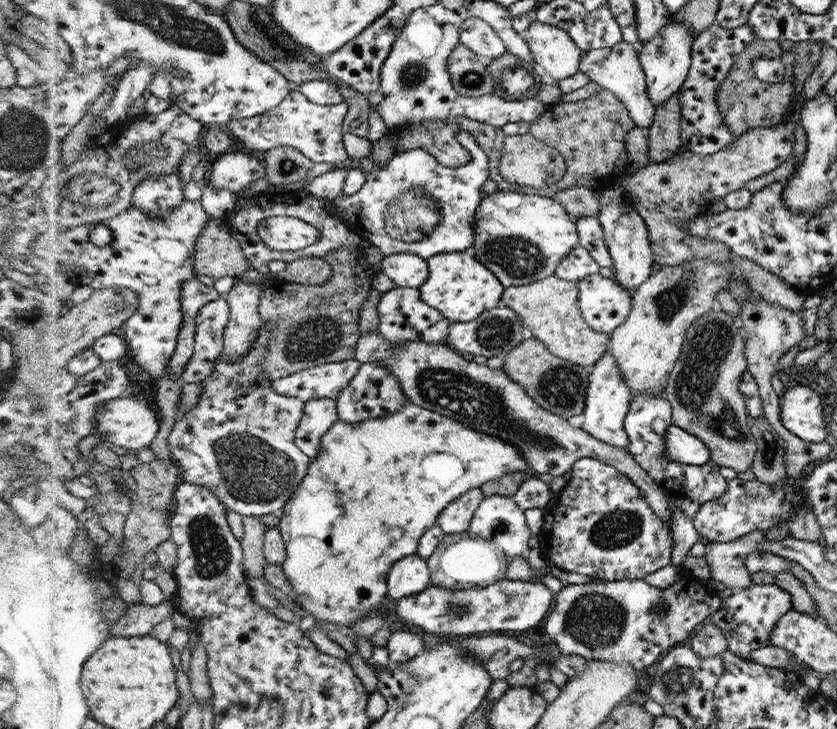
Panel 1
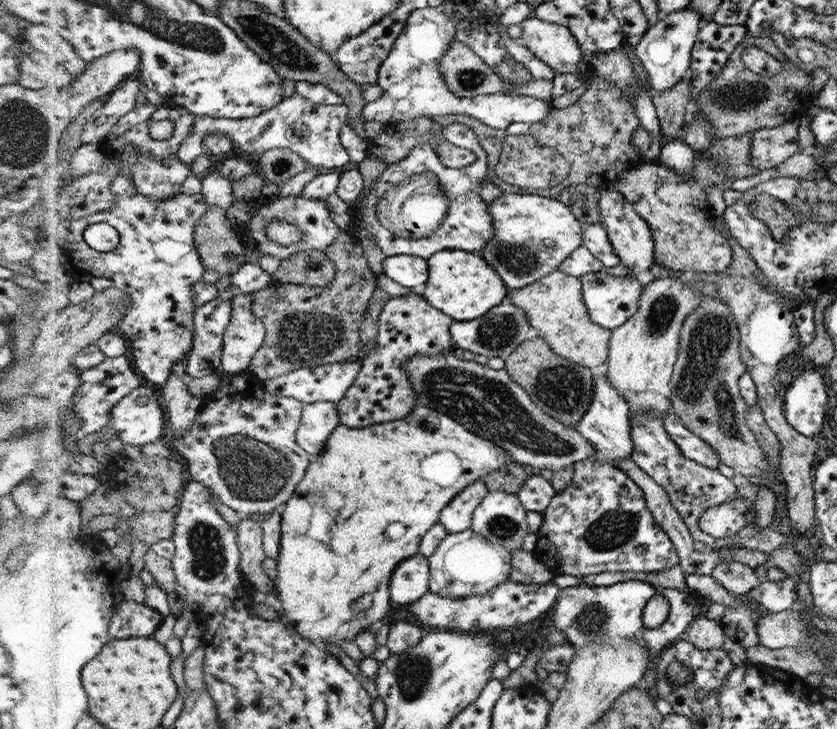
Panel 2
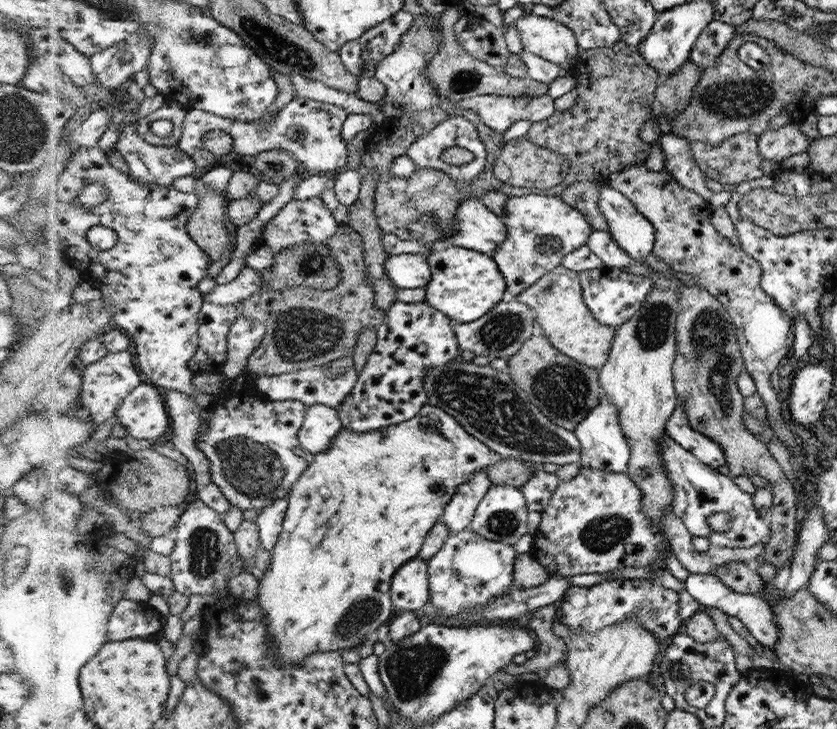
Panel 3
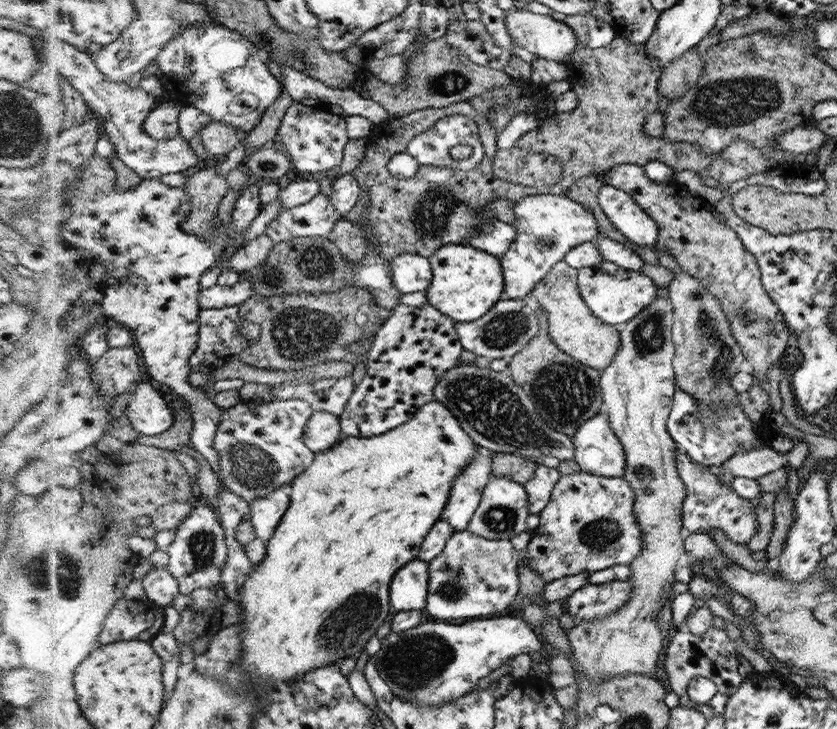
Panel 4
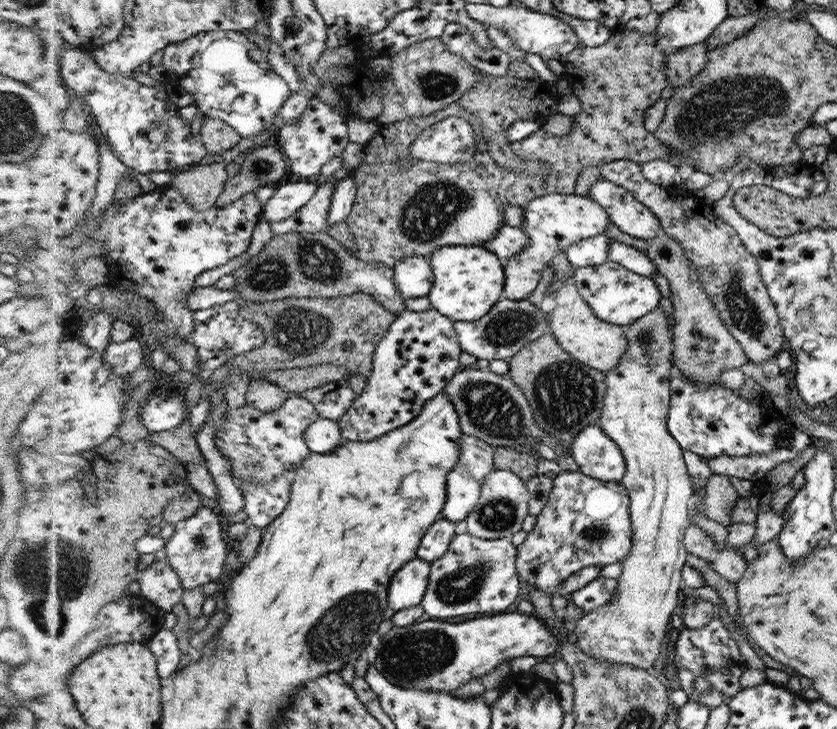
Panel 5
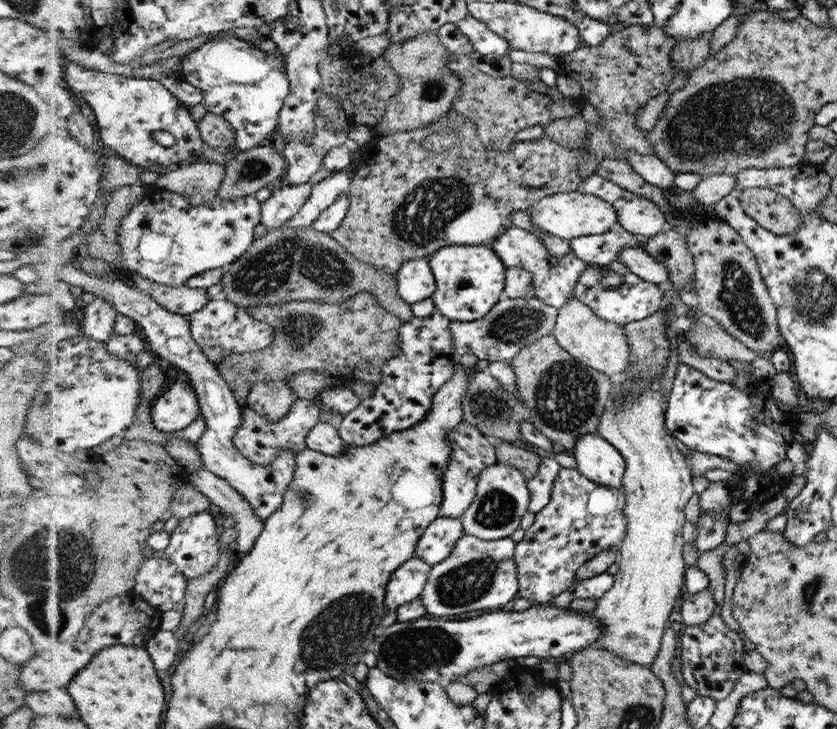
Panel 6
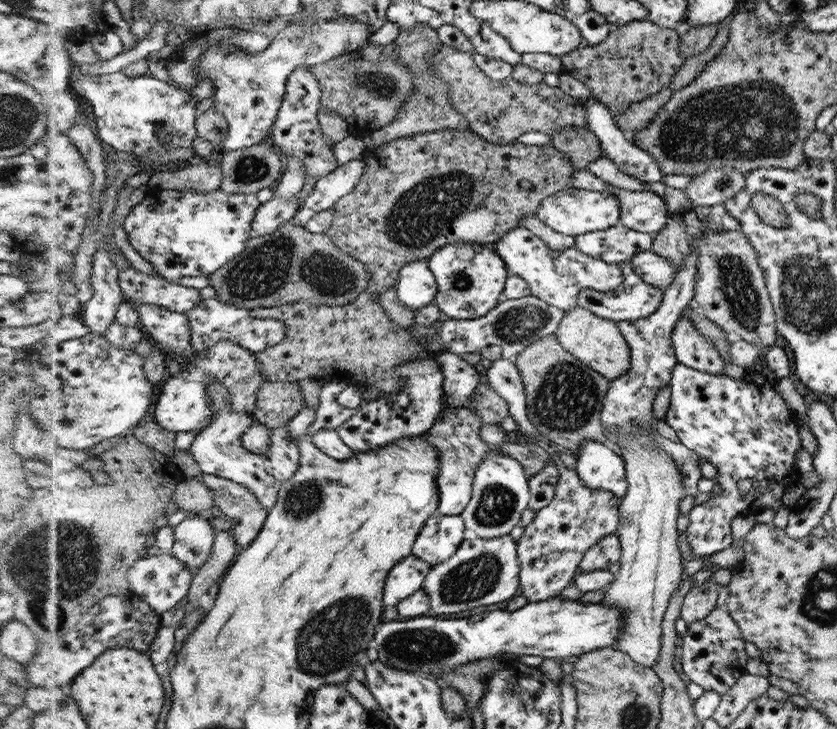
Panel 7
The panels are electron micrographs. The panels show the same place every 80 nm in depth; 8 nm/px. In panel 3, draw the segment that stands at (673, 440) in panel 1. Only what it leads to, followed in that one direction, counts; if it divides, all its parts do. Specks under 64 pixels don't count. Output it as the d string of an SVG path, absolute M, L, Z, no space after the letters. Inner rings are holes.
M679 405L668 418L666 435L691 452L700 462L713 469L718 469L727 462L723 447L692 428L691 424L688 423L687 412Z

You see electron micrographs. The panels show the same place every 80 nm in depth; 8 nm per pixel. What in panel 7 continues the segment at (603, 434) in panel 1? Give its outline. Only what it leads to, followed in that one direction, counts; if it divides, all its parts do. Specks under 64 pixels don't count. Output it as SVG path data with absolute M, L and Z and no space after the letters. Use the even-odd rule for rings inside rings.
M584 441L575 457L575 469L584 486L592 490L612 492L616 500L620 500L618 505L622 505L629 490L628 482L624 480L623 456L618 456L614 450L610 450L607 443Z

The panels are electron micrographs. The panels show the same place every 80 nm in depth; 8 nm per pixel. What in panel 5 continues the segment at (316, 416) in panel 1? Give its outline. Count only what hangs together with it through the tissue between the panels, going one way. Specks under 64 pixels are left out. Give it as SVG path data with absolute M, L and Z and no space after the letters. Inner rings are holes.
M320 417L308 426L306 443L311 452L326 454L332 452L342 442L344 438L336 421Z

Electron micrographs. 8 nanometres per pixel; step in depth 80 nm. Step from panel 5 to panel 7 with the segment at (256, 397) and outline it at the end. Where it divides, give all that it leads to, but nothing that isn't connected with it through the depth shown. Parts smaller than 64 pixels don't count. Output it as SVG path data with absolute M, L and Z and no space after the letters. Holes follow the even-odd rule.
M268 381L260 390L258 408L254 416L258 421L276 430L290 424L304 405L306 401L302 397L298 382Z

